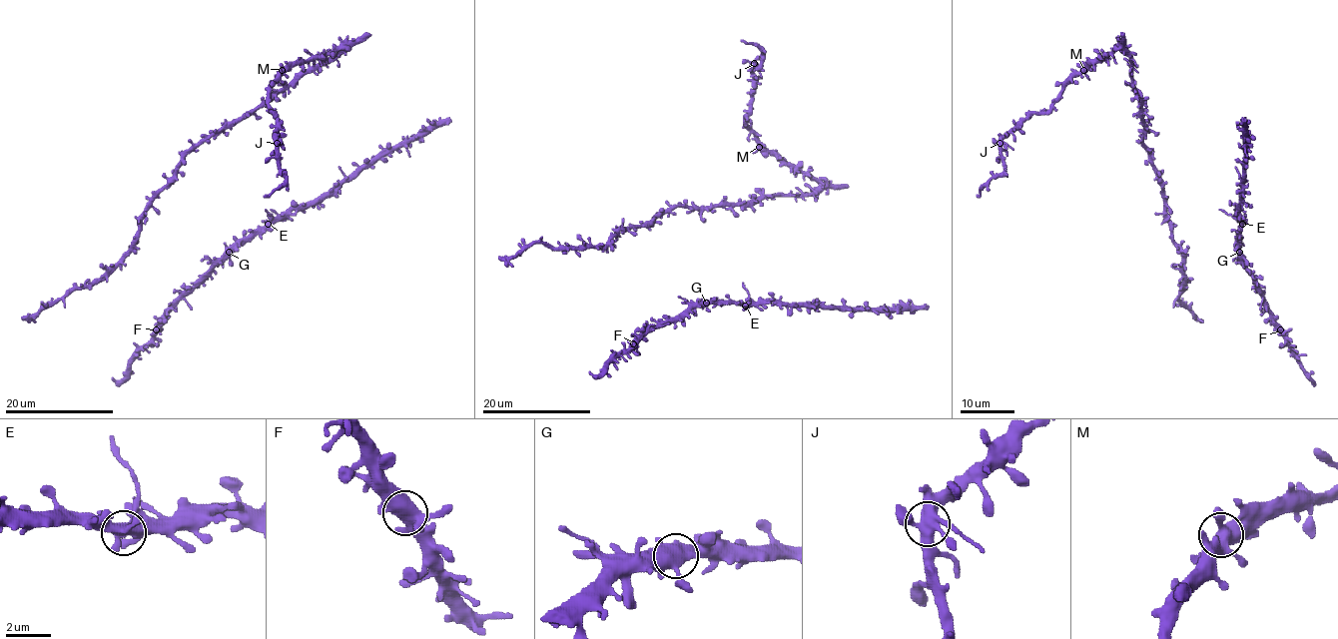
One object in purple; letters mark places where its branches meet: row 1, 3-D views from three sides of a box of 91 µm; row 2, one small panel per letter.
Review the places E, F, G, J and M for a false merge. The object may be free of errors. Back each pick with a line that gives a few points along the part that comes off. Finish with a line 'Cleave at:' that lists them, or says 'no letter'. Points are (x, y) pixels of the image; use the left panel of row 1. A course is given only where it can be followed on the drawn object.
Cleave at: no letter

